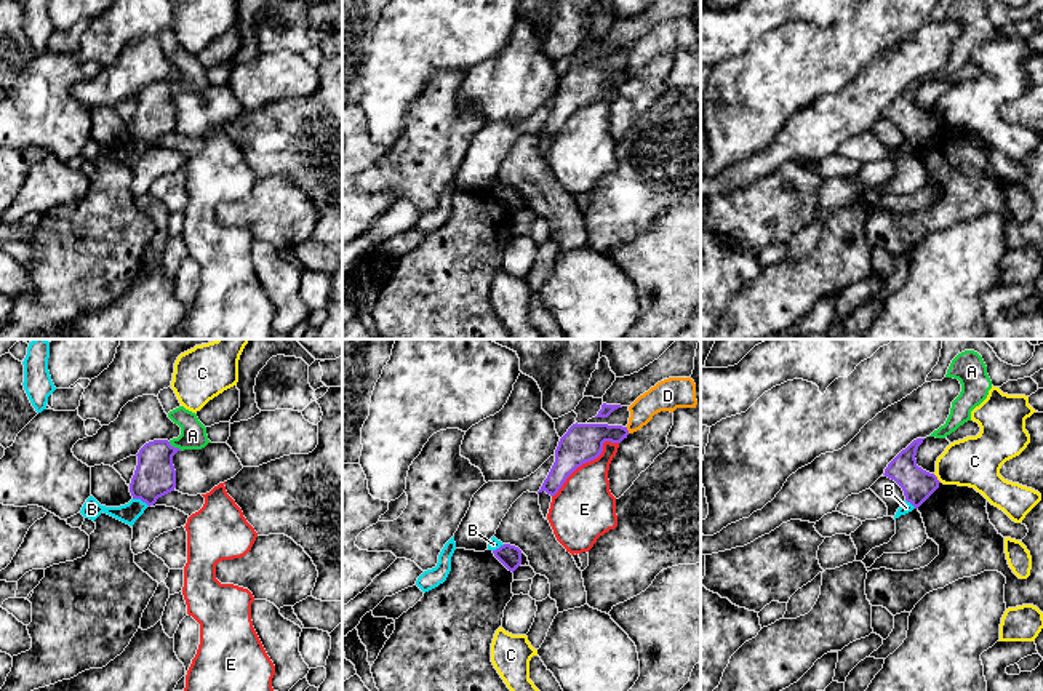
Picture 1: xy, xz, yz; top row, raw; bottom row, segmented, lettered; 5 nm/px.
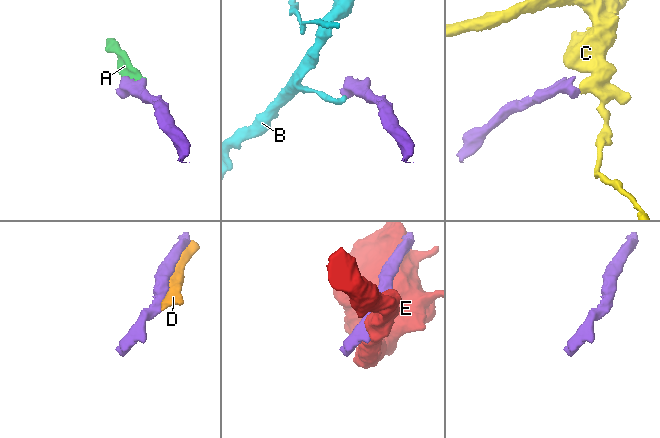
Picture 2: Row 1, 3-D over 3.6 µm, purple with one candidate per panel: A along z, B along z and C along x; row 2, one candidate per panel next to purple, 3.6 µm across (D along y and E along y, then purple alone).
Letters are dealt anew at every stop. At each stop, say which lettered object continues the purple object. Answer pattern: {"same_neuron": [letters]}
{"same_neuron": ["A"]}

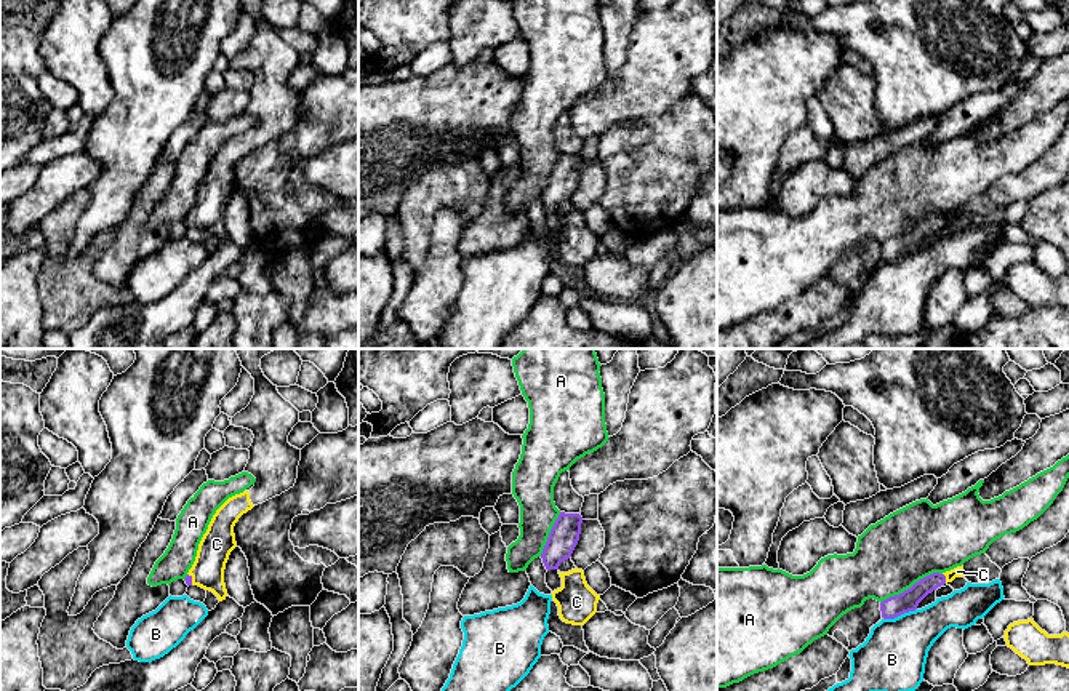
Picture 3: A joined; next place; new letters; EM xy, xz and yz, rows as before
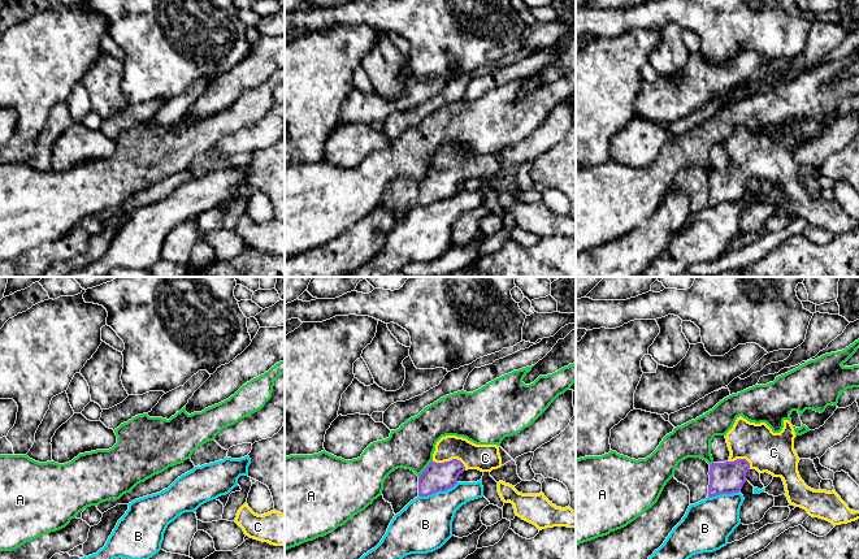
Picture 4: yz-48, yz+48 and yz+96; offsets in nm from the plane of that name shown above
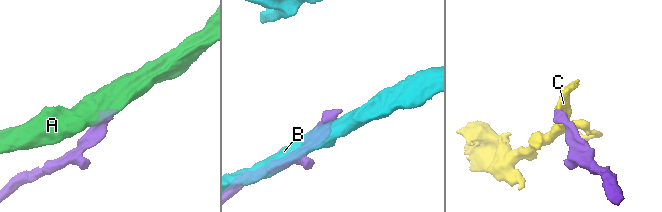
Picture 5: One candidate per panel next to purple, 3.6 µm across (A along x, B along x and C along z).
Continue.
{"same_neuron": ["C"]}

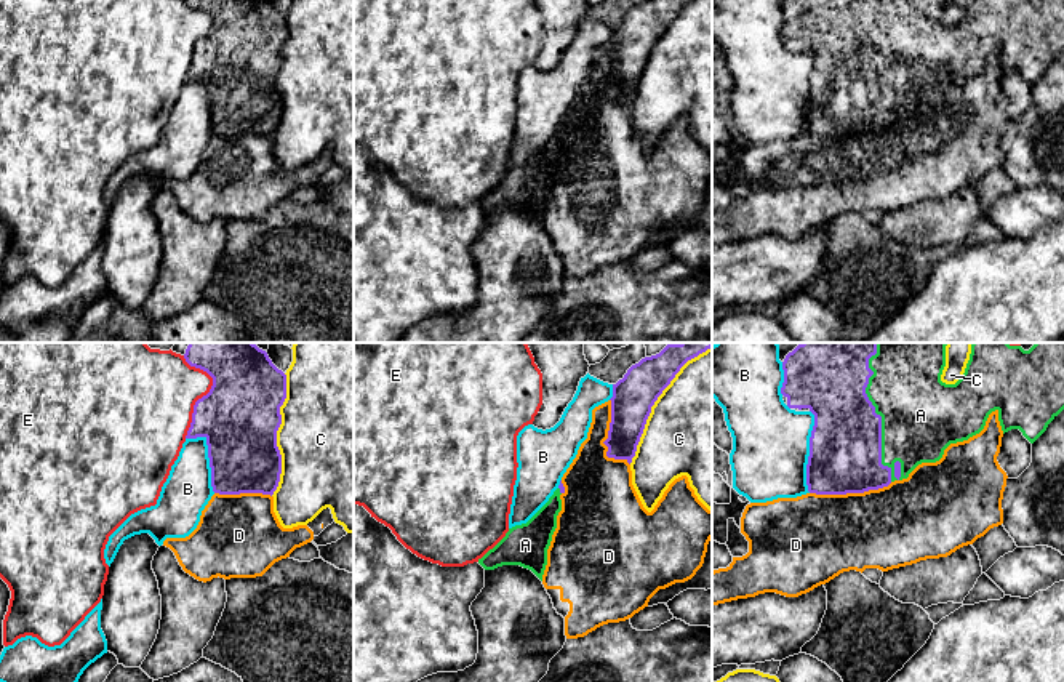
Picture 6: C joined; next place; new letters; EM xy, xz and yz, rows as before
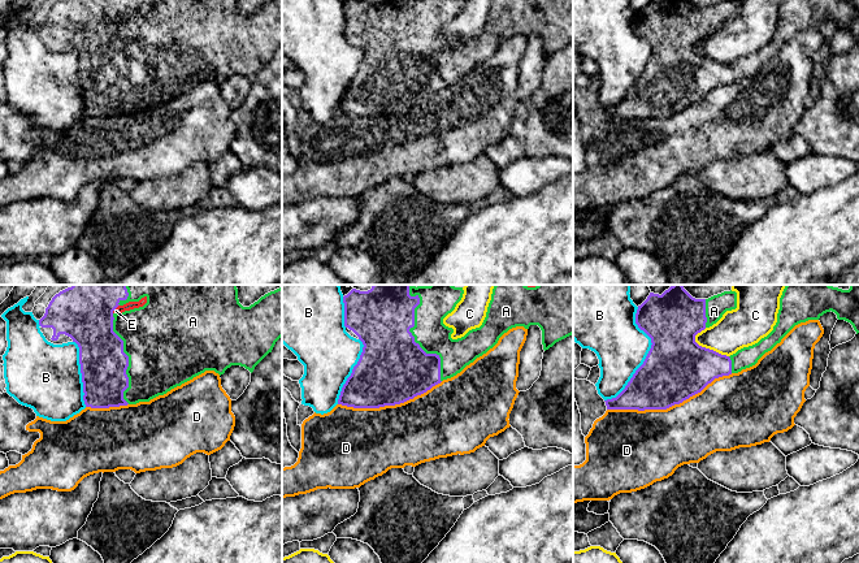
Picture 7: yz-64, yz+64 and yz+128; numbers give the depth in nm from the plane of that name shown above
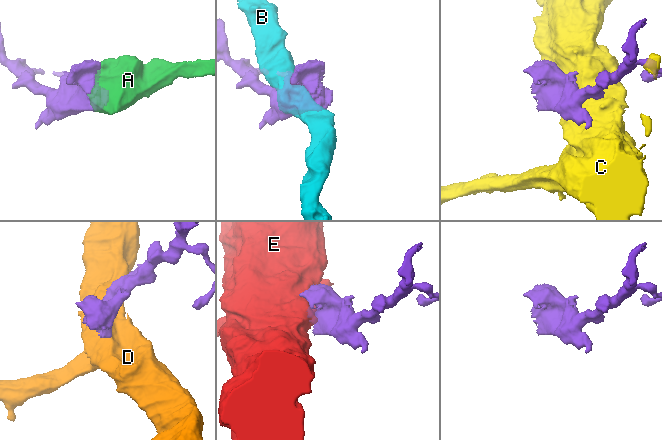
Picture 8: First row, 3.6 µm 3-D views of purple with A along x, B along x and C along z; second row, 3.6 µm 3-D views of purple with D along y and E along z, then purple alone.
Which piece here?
{"same_neuron": ["A"]}

